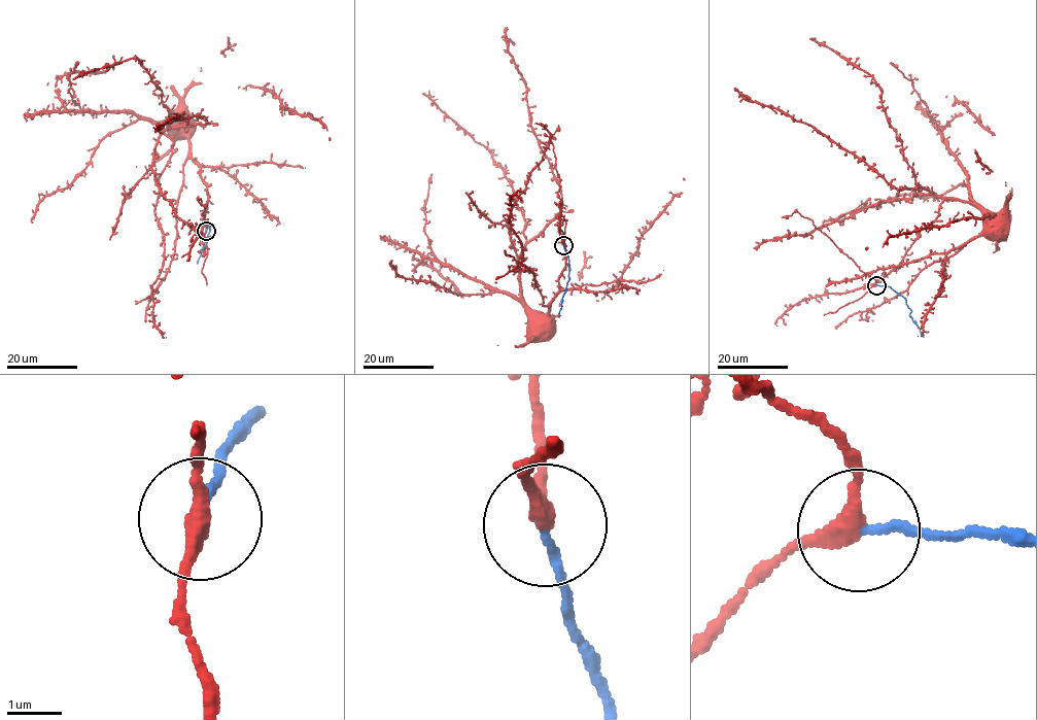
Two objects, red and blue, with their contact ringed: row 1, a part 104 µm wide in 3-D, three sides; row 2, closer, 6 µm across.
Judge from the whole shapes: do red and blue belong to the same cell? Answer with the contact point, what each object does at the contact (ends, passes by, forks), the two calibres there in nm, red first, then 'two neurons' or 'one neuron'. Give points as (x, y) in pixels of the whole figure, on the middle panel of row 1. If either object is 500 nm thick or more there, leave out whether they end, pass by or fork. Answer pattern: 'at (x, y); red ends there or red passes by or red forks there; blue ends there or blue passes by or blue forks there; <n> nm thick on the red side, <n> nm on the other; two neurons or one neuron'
at (563, 245); red passes by; blue ends there; 280 nm thick on the red side, 180 nm on the other; one neuron

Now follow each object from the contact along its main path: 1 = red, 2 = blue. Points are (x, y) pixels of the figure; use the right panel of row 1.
1: (876, 285), (870, 275), (878, 269), (914, 262), (933, 253), (949, 253), (973, 240), (992, 221)
2: (876, 285), (890, 286), (905, 300), (910, 309), (909, 316), (923, 337)

